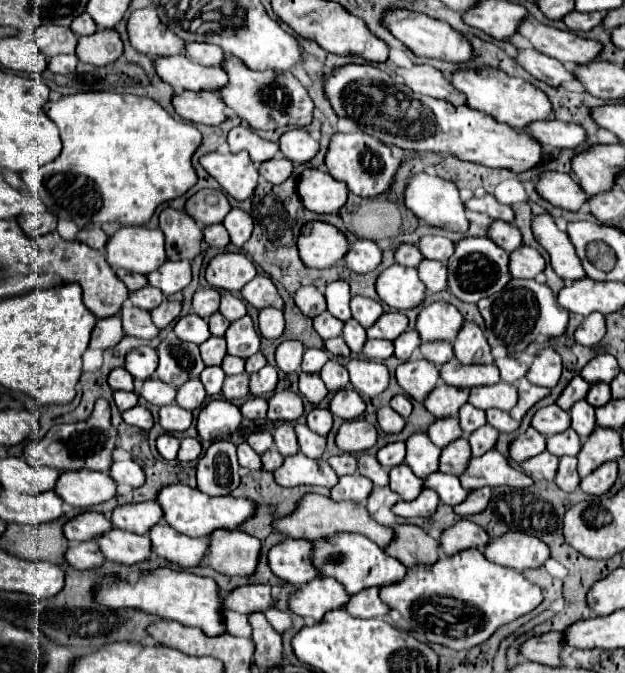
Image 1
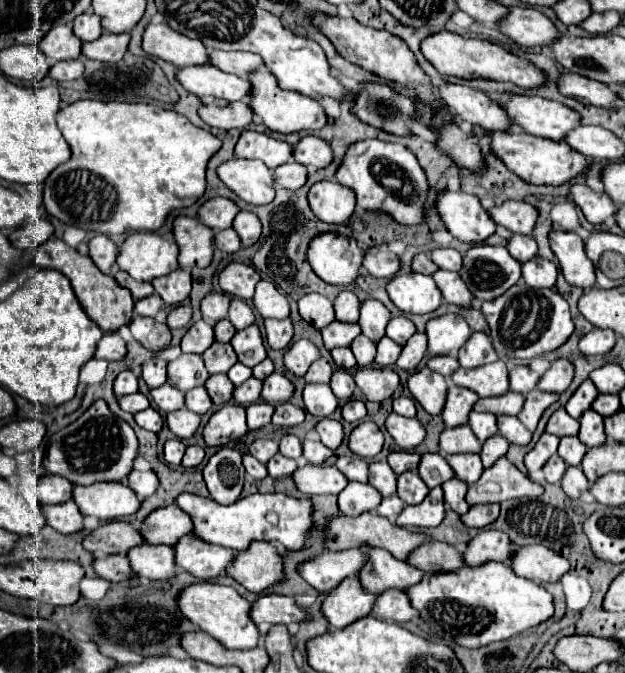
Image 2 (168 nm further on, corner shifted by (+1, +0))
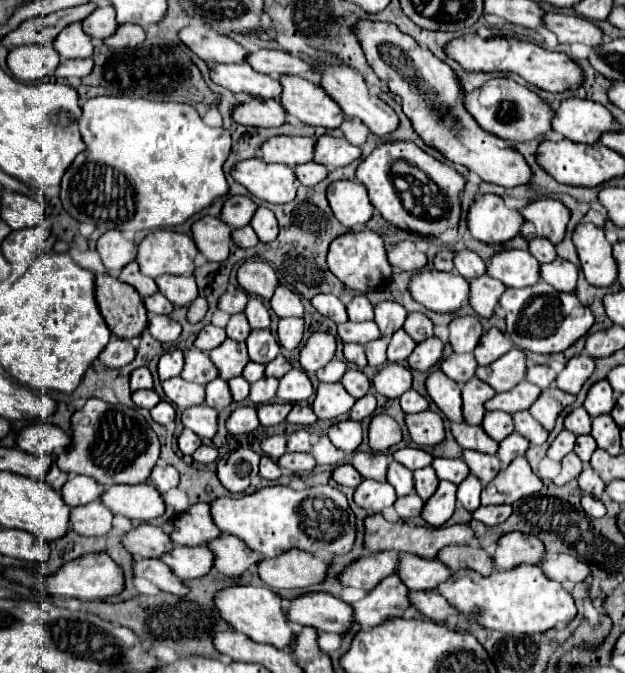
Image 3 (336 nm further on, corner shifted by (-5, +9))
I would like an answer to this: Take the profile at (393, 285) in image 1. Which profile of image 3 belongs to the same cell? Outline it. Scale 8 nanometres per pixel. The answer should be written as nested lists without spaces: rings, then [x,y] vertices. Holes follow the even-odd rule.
[[[416,271],[408,281],[408,291],[414,301],[436,313],[452,313],[468,299],[468,281],[456,273]]]

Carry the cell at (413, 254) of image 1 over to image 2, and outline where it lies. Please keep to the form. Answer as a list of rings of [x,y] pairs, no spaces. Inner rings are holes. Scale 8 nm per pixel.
[[[418,254],[418,256],[414,256],[412,270],[414,272],[420,272],[420,274],[434,274],[438,270],[438,266],[430,260],[428,254]]]

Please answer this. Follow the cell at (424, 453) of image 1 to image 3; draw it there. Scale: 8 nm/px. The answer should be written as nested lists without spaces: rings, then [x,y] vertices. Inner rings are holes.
[[[438,457],[432,461],[432,467],[438,475],[438,479],[446,479],[452,483],[462,483],[462,479],[466,479],[470,475],[468,465],[462,459],[446,459],[446,457]]]

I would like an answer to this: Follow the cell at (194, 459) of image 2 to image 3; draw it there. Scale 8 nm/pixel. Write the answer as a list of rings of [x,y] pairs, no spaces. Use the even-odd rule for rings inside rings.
[[[202,445],[202,447],[198,447],[198,451],[194,451],[192,457],[194,457],[198,463],[208,465],[208,463],[212,463],[212,461],[218,459],[218,451],[216,451],[212,445]]]

